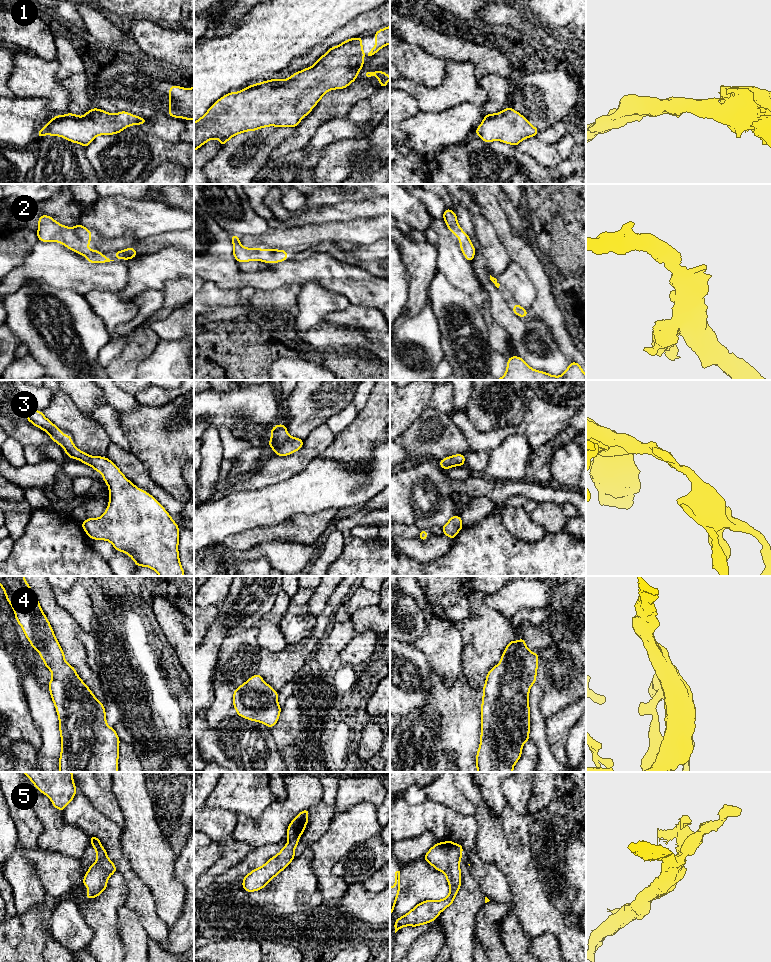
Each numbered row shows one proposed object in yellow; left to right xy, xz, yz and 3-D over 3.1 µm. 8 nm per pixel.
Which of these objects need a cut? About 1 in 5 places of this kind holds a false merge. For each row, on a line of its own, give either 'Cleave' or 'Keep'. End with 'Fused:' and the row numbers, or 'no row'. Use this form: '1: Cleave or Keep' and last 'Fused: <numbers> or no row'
1: Keep
2: Keep
3: Keep
4: Keep
5: Cleave
Fused: 5

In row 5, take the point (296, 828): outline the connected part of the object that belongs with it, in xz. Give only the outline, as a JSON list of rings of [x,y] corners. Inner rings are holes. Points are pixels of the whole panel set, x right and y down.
[[[305,809],[291,821],[287,829],[288,839],[299,840],[308,823],[308,813],[309,809]]]

